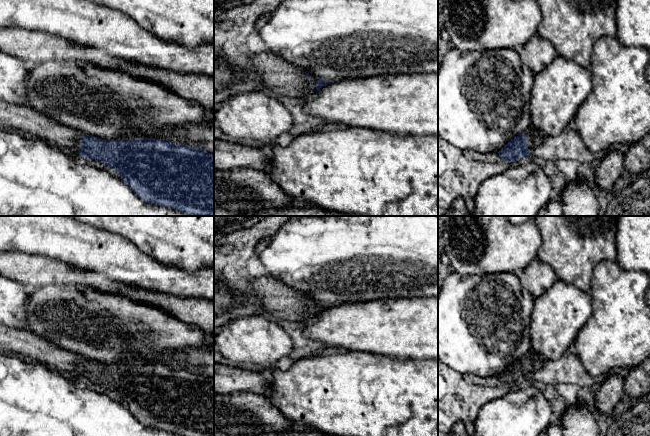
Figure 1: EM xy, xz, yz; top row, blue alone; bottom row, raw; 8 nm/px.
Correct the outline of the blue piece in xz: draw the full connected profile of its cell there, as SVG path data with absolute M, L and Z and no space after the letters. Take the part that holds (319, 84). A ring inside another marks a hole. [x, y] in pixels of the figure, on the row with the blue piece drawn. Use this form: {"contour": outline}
{"contour": "M271 52L252 53L251 65L244 71L280 95L304 100L329 83L339 82L314 79Z"}

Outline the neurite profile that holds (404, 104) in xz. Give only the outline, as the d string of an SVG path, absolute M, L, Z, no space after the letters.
M438 74L380 76L329 83L305 100L304 110L349 128L397 135L438 135Z

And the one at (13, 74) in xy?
M0 50L0 100L26 104L26 78L24 60Z

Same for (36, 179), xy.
M0 129L0 216L195 216L144 202L120 177L66 155L40 138Z

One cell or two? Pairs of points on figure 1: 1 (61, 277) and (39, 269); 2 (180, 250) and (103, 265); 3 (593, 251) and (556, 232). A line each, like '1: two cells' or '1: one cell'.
1: one cell
2: two cells
3: one cell

